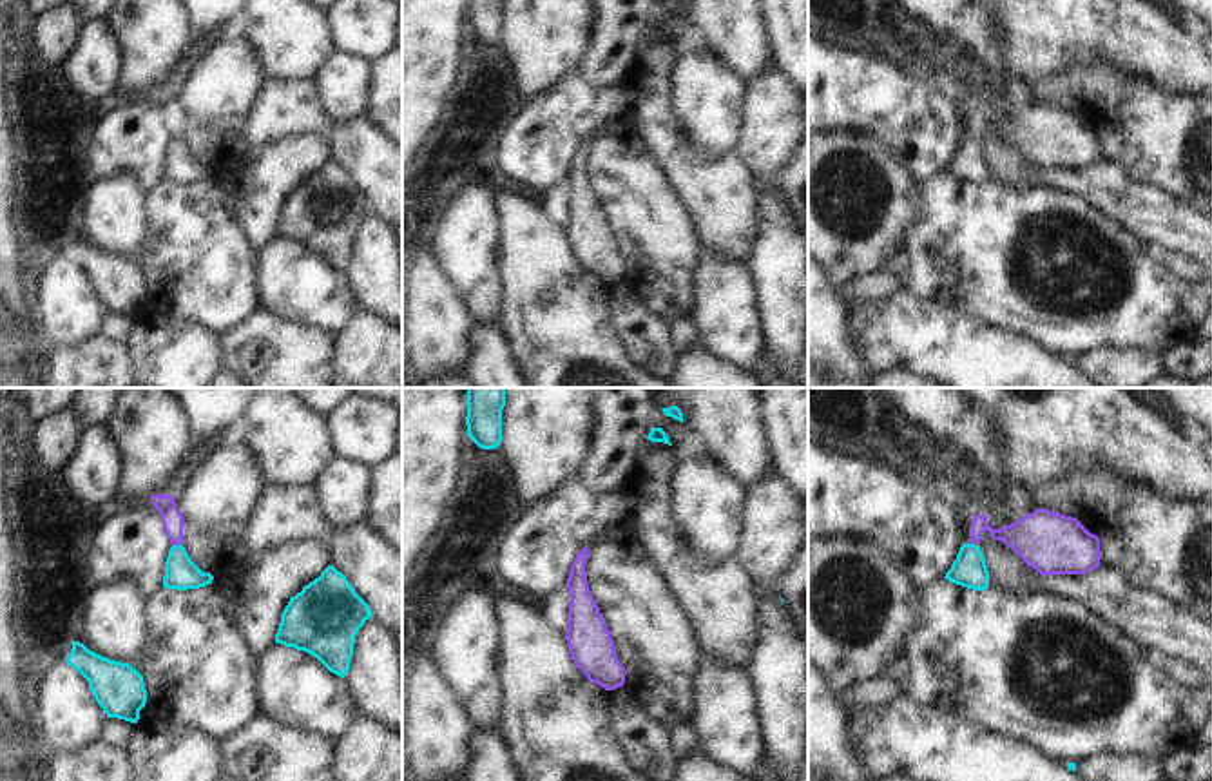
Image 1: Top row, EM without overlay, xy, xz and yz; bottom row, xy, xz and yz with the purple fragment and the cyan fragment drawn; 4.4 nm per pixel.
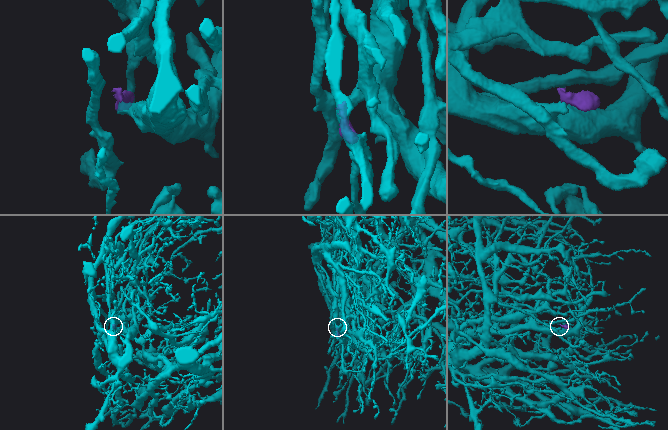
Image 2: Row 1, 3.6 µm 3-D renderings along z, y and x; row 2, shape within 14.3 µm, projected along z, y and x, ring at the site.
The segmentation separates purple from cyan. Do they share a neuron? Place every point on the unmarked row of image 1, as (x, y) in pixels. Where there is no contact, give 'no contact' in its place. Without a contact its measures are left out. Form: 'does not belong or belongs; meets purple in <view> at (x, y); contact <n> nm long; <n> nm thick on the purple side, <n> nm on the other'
belongs; meets purple in xy at (176, 138); contact 40 nm long; 100 nm thick on the purple side, 150 nm on the other

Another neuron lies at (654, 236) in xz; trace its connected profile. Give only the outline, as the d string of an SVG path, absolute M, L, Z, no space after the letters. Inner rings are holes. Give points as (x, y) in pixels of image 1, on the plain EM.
M621 109L587 136L589 185L625 261L625 277L667 324L694 306L697 236L658 159Z

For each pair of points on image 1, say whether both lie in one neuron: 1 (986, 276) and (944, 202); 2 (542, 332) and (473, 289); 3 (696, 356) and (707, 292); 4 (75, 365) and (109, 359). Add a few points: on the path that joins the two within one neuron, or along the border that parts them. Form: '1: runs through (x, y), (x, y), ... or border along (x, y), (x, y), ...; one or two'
1: runs through (986, 258), (962, 232), (957, 220); one
2: border along (497, 263), (500, 278), (499, 316); two
3: border along (698, 343), (714, 356), (736, 365); two
4: runs through (84, 365), (100, 365); one

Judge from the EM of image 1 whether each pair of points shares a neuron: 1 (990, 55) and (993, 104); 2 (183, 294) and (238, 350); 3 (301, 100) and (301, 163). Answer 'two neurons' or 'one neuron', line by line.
1: two neurons
2: two neurons
3: two neurons

